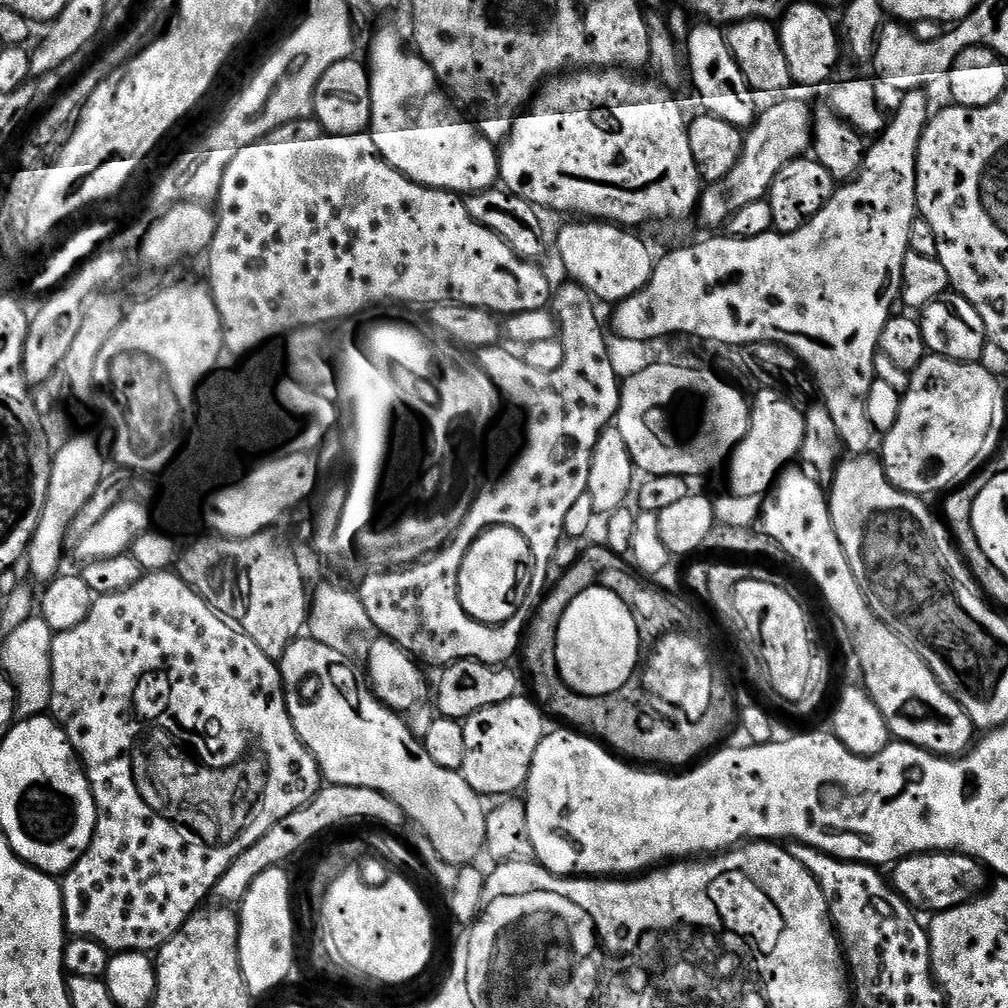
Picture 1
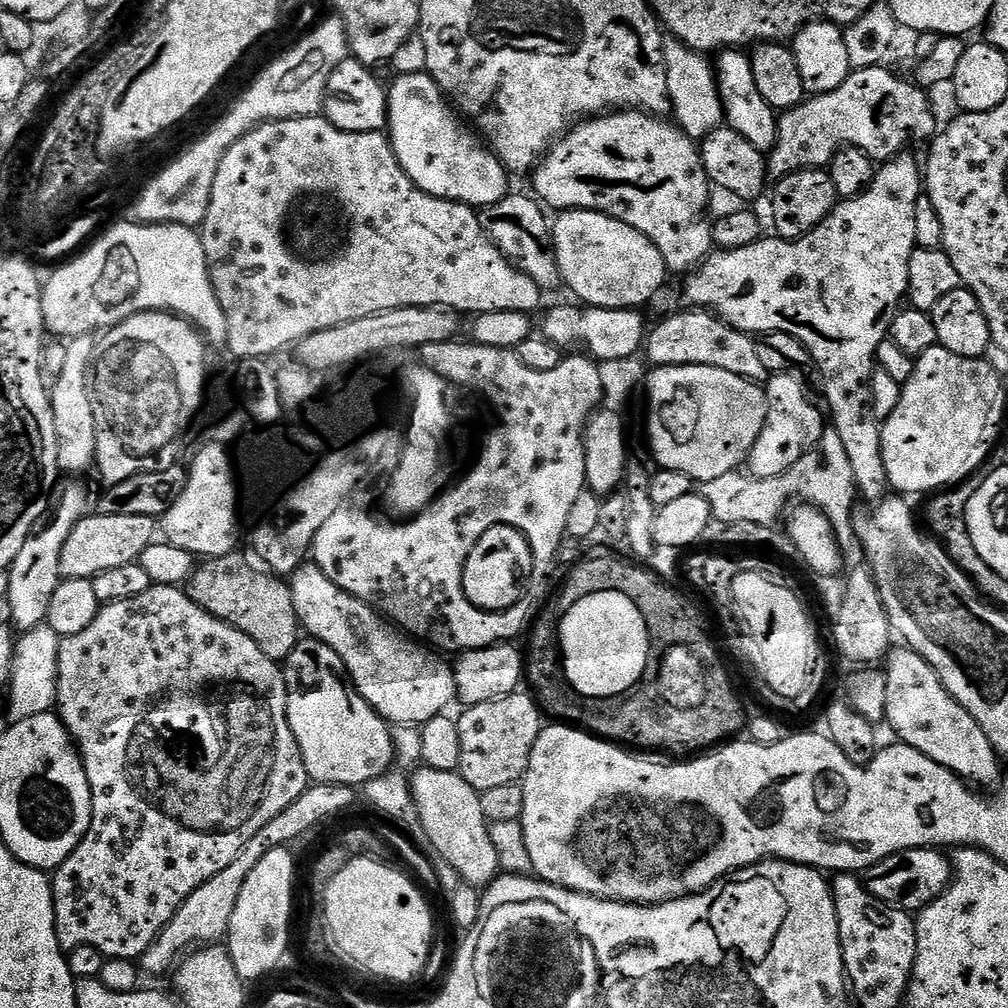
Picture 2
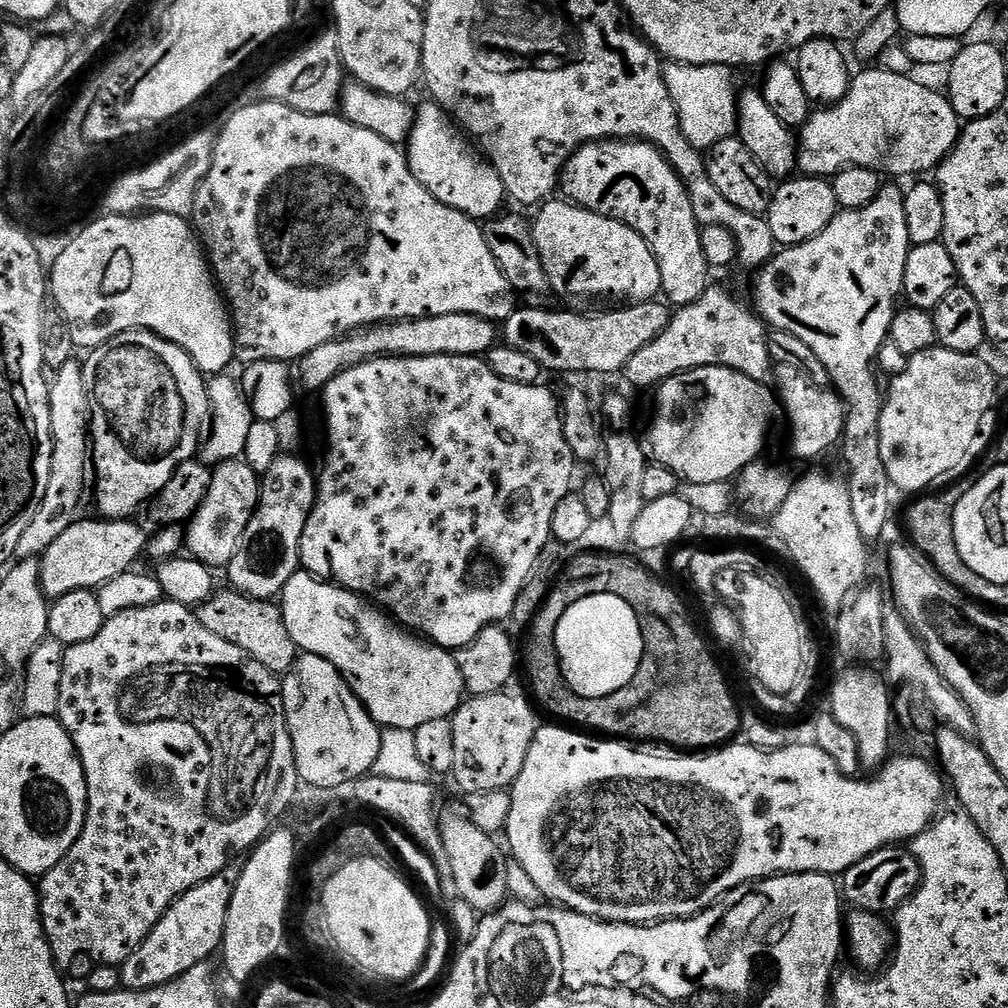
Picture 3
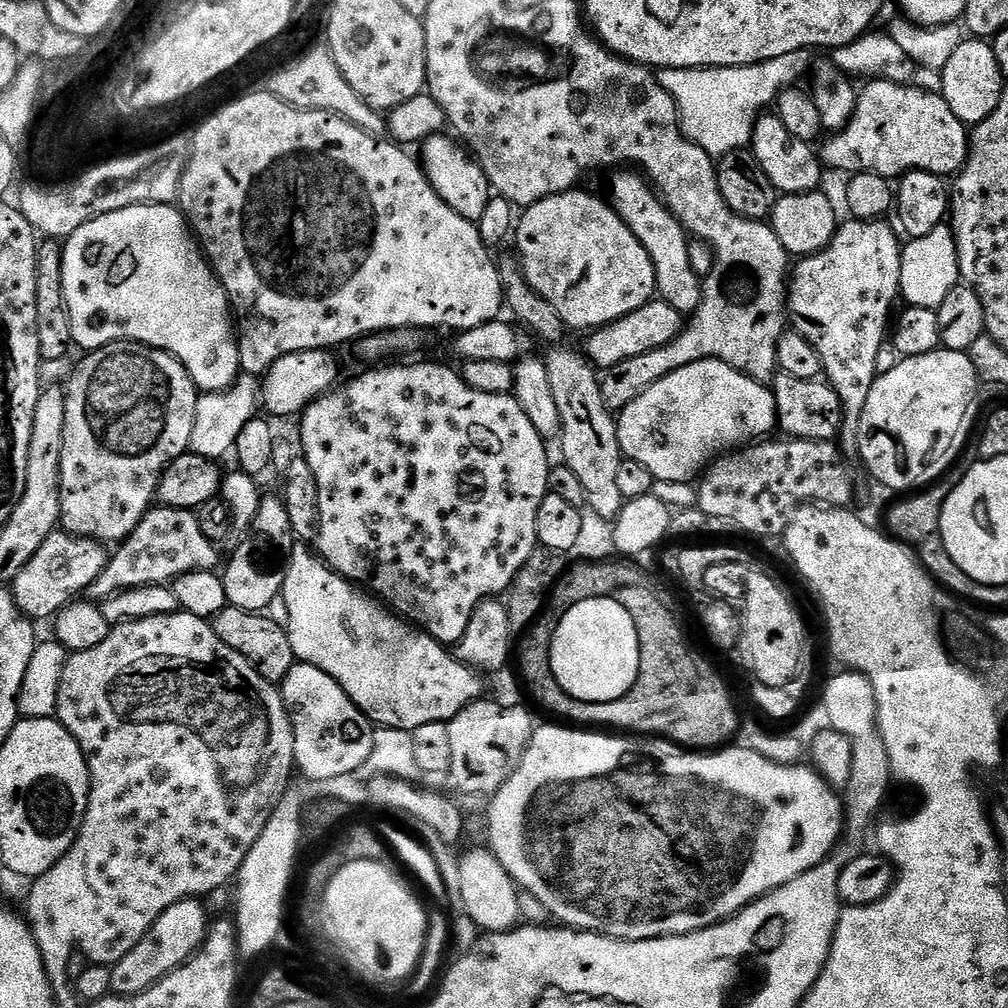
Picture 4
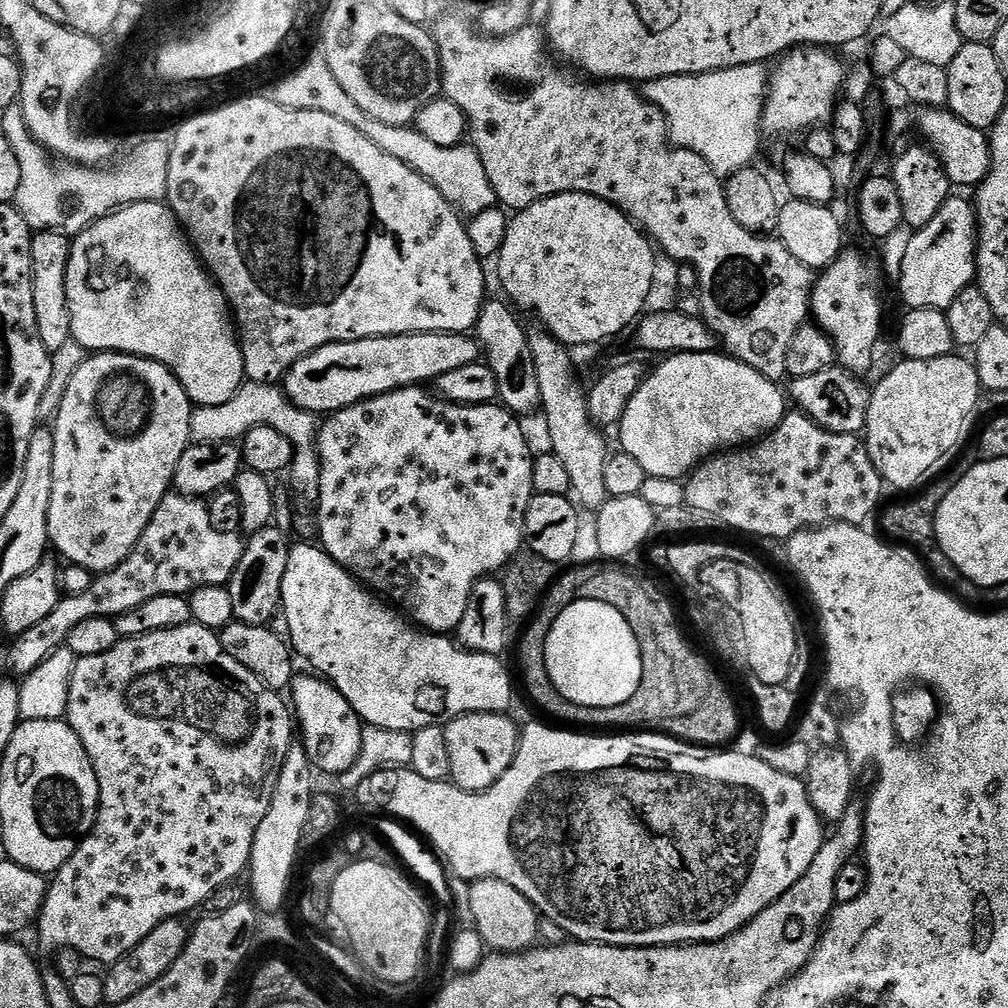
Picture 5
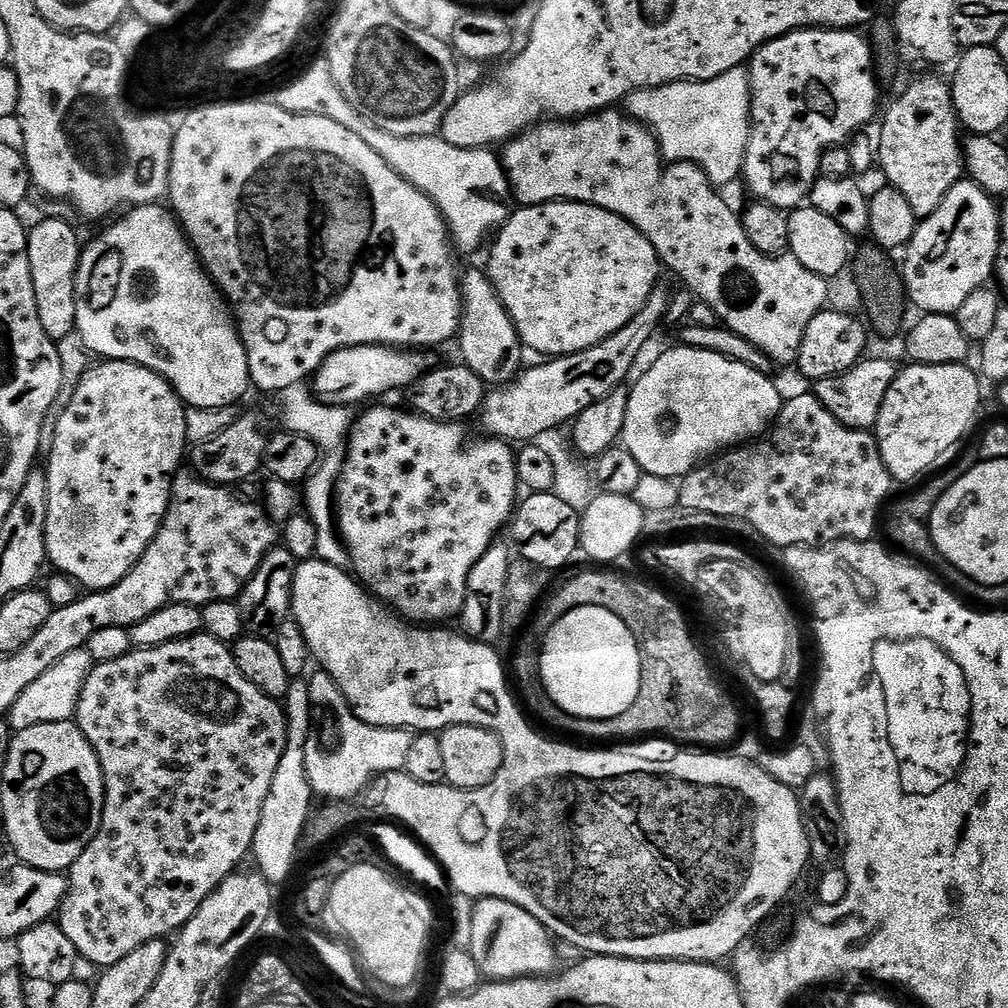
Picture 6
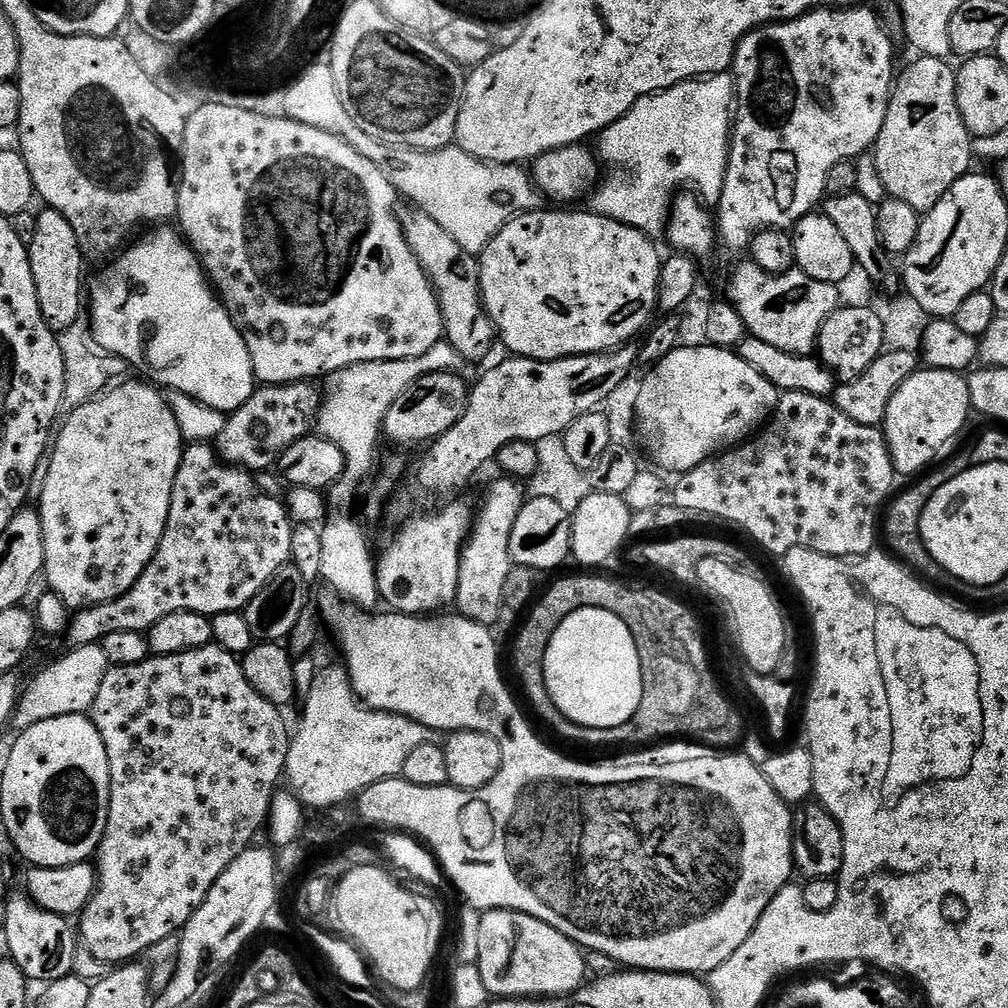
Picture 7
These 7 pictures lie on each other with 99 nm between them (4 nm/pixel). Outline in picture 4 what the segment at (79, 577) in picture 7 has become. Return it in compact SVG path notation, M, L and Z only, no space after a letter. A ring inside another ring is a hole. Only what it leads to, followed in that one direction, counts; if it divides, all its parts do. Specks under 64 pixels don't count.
M119 340L113 344L107 344L101 348L91 349L88 356L80 365L75 365L70 379L66 384L64 405L66 406L66 422L62 434L62 458L60 459L60 524L63 531L72 536L84 536L88 540L109 542L116 540L122 542L138 526L140 519L153 507L158 496L160 477L167 470L168 465L180 459L188 452L190 442L190 430L194 430L194 410L198 389L190 378L188 371L169 352L163 352L161 348L152 348L149 344L135 344L133 340Z

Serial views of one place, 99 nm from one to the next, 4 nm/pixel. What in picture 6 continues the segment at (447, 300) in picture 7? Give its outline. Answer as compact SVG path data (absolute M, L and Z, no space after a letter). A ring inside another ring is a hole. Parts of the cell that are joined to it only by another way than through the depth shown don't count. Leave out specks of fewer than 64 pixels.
M465 271L460 281L460 298L462 311L458 333L459 359L467 364L470 370L474 370L474 374L478 374L478 378L482 378L485 385L500 387L508 384L519 375L523 367L524 347L517 334L516 324L502 306L501 299L488 279L487 271Z

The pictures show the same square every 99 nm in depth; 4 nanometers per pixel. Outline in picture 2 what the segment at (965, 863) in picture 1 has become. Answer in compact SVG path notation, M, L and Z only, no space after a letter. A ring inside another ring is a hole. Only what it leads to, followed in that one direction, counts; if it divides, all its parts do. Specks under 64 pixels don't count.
M911 848L890 854L862 873L864 888L882 902L903 912L918 914L941 896L952 882L952 861L943 851L934 848Z

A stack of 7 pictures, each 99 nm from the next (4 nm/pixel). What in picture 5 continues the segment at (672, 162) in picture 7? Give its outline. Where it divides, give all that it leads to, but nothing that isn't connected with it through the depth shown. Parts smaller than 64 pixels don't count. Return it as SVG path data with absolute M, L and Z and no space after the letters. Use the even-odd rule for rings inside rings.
M747 64L737 68L723 68L717 72L699 72L697 76L671 76L670 78L658 78L657 80L645 80L642 84L642 95L644 99L649 100L662 114L668 118L668 138L677 148L685 148L702 158L706 158L708 165L715 172L720 173L721 177L727 178L733 176L738 170L749 167L752 160L760 152L760 136L762 137L762 125L764 123L764 97L768 95L768 85L770 83L770 72L764 64Z

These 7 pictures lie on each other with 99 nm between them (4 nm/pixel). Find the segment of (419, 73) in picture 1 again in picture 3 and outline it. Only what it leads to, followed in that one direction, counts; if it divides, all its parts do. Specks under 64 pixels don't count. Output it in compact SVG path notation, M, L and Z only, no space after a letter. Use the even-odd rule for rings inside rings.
M427 103L416 108L416 124L408 135L406 145L408 165L414 178L418 178L418 182L422 182L422 186L426 186L426 190L438 198L438 202L477 222L487 221L506 204L506 193L502 178L498 178L498 170L494 170L494 166L484 159L473 141L439 104Z

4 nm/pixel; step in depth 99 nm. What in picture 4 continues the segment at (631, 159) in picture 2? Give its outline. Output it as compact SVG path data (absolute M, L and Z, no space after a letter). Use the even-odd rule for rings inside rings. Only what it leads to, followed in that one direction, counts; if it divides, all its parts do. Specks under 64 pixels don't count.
M616 170L611 176L608 192L612 195L610 197L612 209L619 214L622 222L626 222L634 238L638 238L638 242L642 242L642 246L650 254L659 299L674 306L674 310L678 310L681 314L694 314L700 308L702 280L690 267L688 233L673 218L664 201L656 195L656 189L639 171Z

